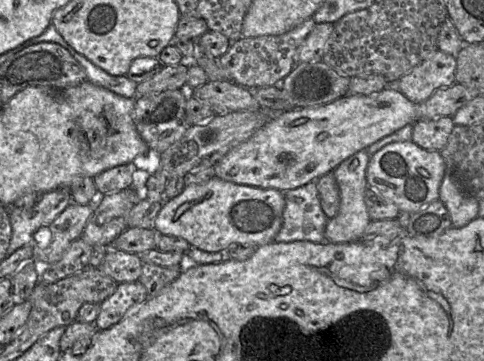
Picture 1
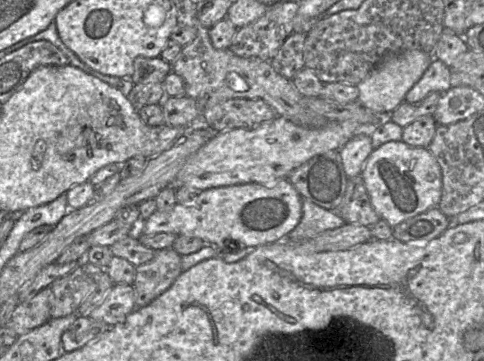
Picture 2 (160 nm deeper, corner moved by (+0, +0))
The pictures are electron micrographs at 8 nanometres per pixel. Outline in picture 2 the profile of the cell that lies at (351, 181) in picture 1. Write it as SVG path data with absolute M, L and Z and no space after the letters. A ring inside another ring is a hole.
M369 132L354 136L339 150L340 157L348 178L360 175L364 165L374 150Z

